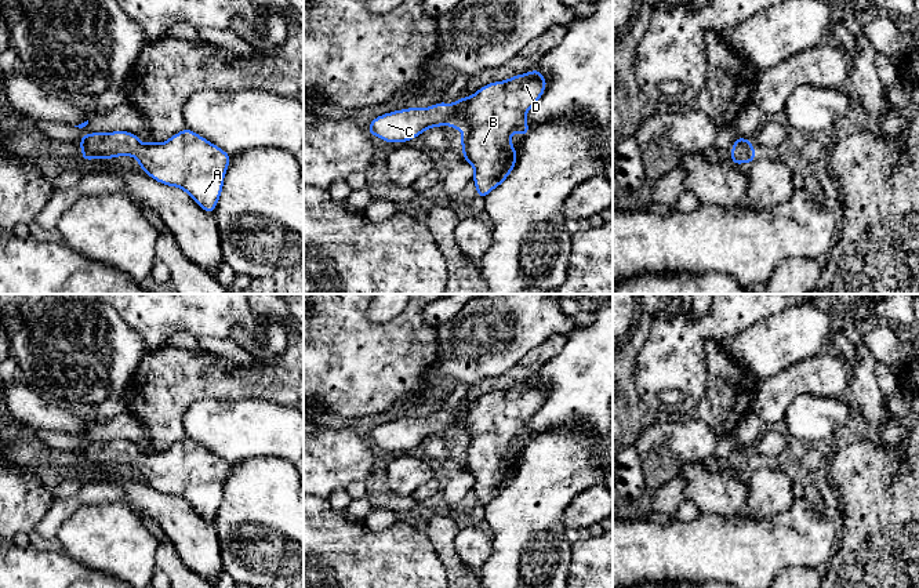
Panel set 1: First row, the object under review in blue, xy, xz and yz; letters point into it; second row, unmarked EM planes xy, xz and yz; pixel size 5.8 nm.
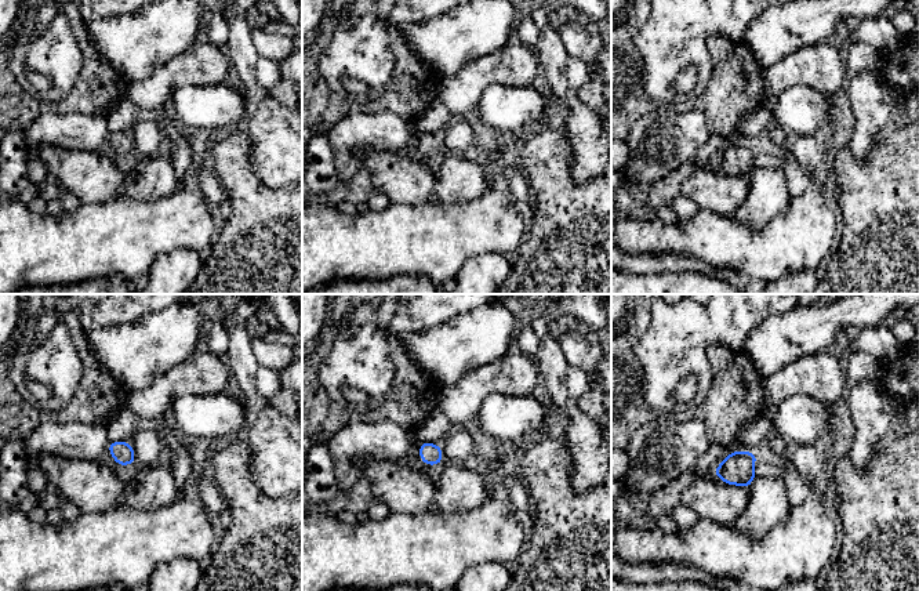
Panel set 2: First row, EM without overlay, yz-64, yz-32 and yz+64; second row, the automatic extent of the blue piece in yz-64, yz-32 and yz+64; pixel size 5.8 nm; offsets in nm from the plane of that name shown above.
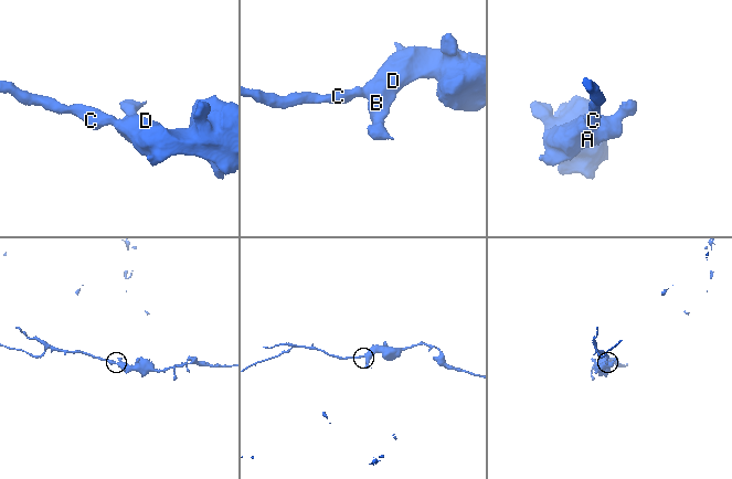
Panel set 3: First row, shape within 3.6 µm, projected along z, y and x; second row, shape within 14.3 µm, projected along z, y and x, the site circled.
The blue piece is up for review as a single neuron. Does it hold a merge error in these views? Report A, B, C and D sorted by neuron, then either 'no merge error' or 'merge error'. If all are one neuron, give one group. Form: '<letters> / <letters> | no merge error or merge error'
A B C D | no merge error

